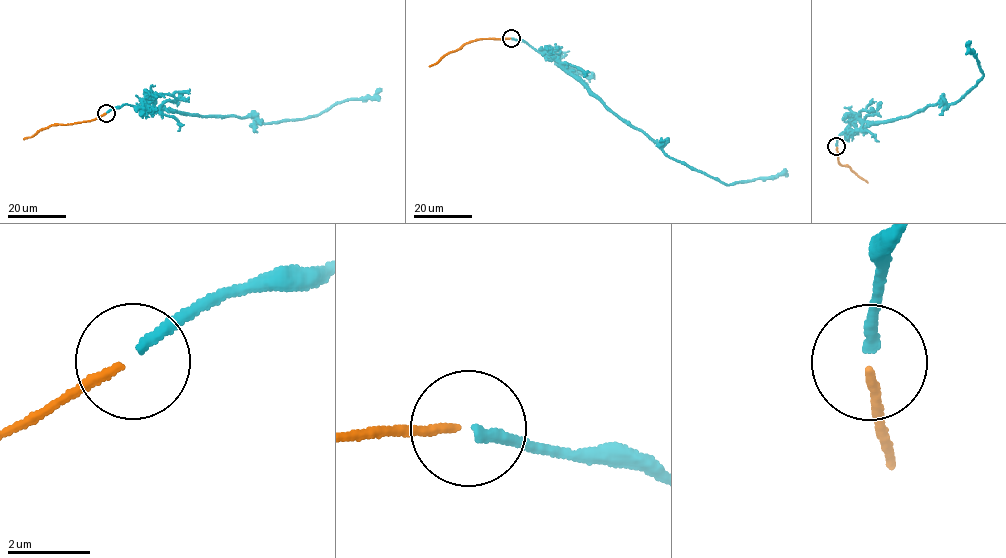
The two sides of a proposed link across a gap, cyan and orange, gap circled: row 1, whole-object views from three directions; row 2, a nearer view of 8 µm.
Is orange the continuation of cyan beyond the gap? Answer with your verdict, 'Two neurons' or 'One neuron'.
Two neurons

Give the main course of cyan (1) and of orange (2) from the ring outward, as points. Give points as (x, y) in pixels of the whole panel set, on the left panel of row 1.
1: (106, 112), (126, 104), (206, 117), (250, 116), (264, 123), (310, 117), (351, 99), (372, 98), (381, 88)
2: (106, 113), (91, 120), (41, 129), (23, 139)

